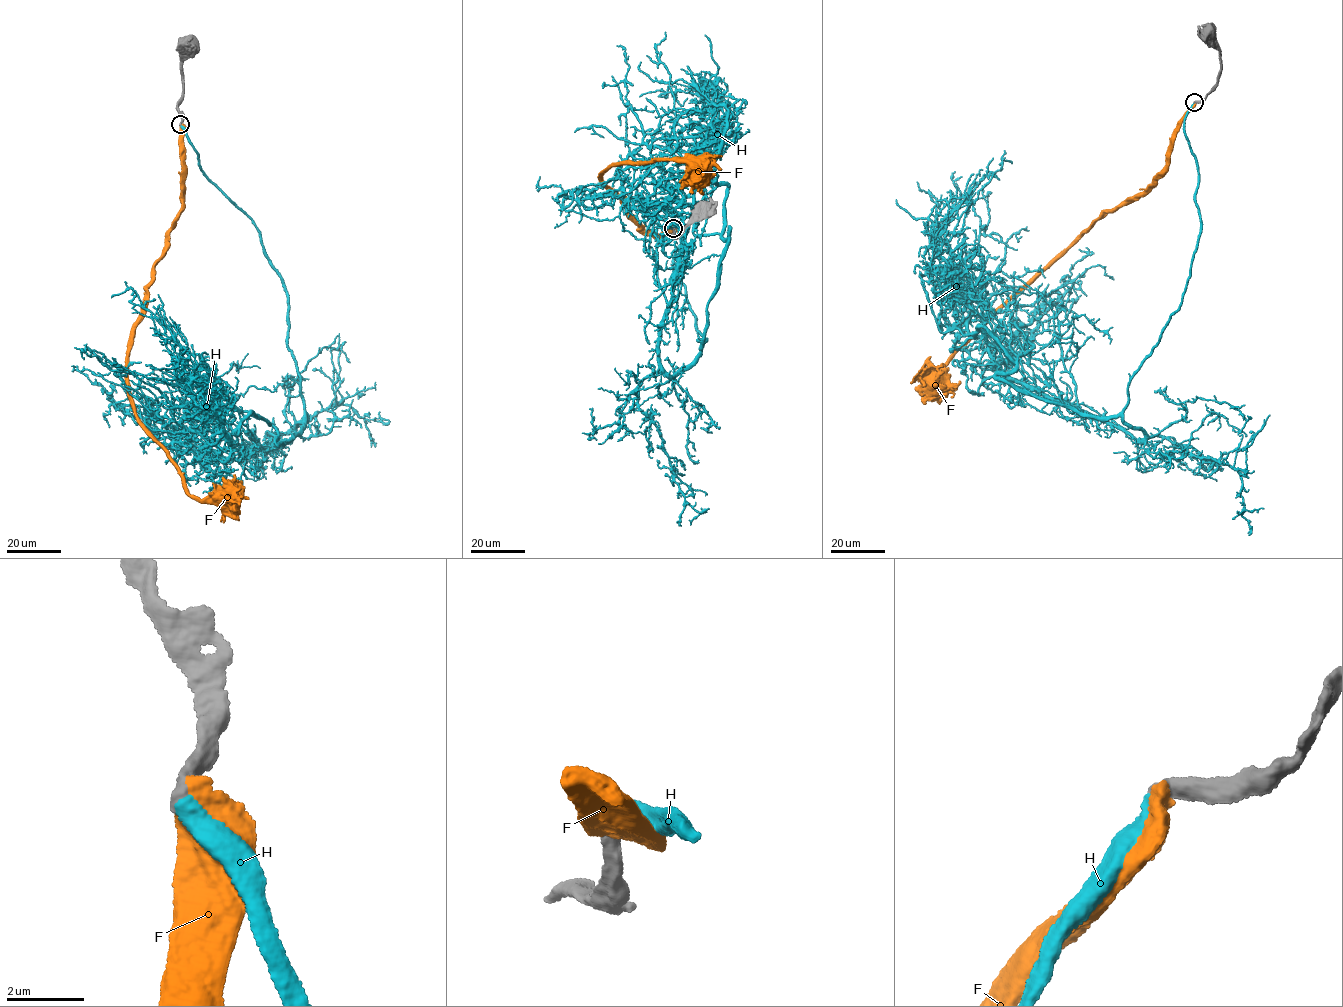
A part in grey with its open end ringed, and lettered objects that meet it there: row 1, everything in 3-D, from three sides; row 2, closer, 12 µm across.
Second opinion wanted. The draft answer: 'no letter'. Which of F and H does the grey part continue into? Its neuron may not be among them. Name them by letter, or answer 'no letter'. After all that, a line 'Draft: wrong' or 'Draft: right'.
H
Draft: wrong

